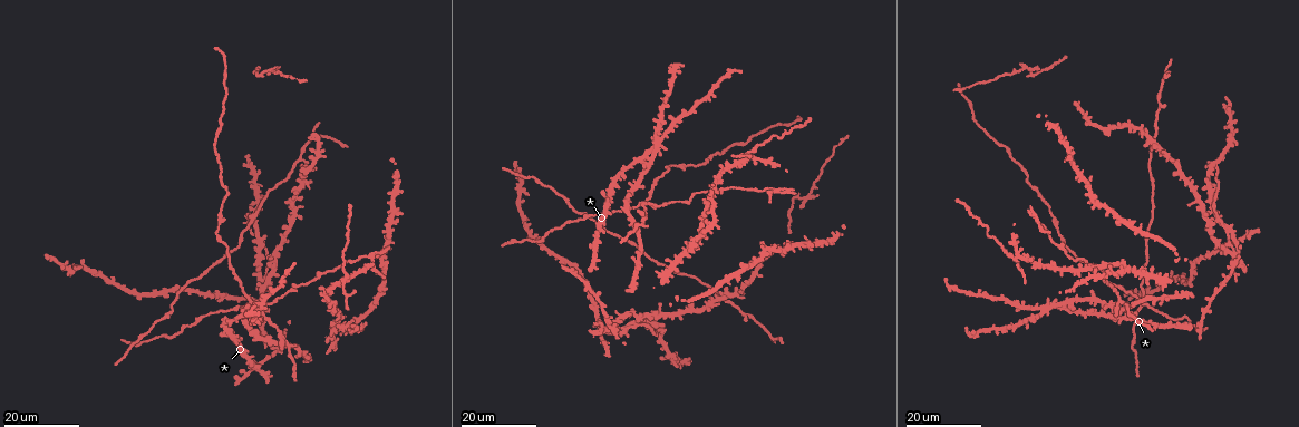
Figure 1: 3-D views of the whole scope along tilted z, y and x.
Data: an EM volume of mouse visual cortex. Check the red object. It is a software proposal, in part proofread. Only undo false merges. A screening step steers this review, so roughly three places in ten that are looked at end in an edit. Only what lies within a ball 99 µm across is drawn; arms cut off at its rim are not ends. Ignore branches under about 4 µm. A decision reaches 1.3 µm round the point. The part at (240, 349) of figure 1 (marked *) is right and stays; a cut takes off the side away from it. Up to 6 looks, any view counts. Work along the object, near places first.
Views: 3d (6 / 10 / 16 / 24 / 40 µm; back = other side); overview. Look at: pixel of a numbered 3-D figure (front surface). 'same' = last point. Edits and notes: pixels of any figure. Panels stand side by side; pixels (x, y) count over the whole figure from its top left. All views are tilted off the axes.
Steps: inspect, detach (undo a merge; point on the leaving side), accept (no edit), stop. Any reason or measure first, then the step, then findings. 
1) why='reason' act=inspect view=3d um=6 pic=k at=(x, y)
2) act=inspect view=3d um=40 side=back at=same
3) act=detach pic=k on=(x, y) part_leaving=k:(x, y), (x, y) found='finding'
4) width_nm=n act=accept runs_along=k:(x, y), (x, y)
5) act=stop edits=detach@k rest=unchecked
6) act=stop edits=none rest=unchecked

why='thin arm on a thick one' act=inspect view=3d um=16 pic=1 at=(641, 202)

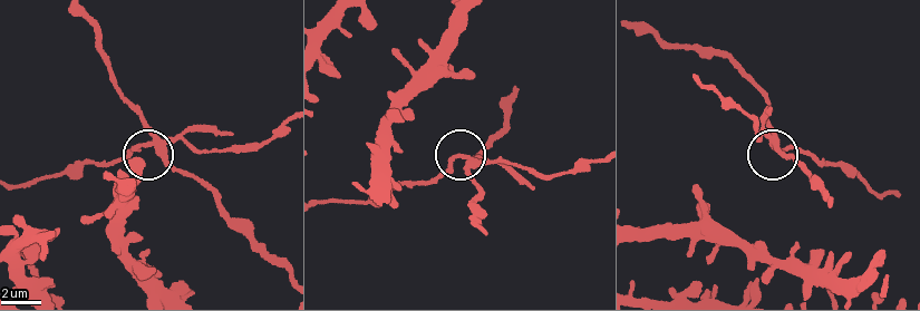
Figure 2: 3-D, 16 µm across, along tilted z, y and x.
why='closer look' act=inspect view=3d um=6 pic=2 at=(460, 156)

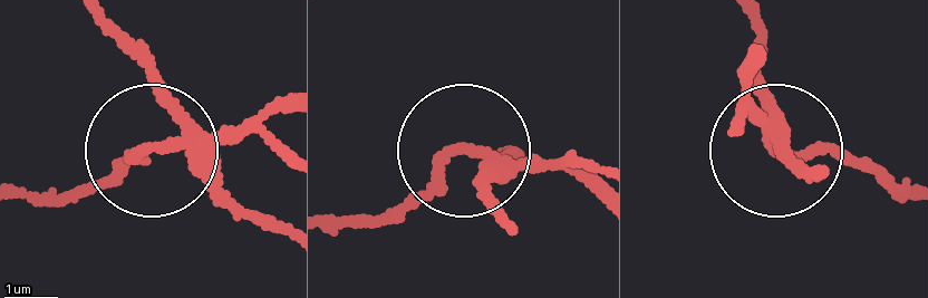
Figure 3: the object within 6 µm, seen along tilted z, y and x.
side_arm_um=116 act=detach pic=3 on=(125, 156) part_leaving=3:(201, 142), (247, 127), (288, 150) found='a second neuron is stuck on'

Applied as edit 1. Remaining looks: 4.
act=inspect view=overview

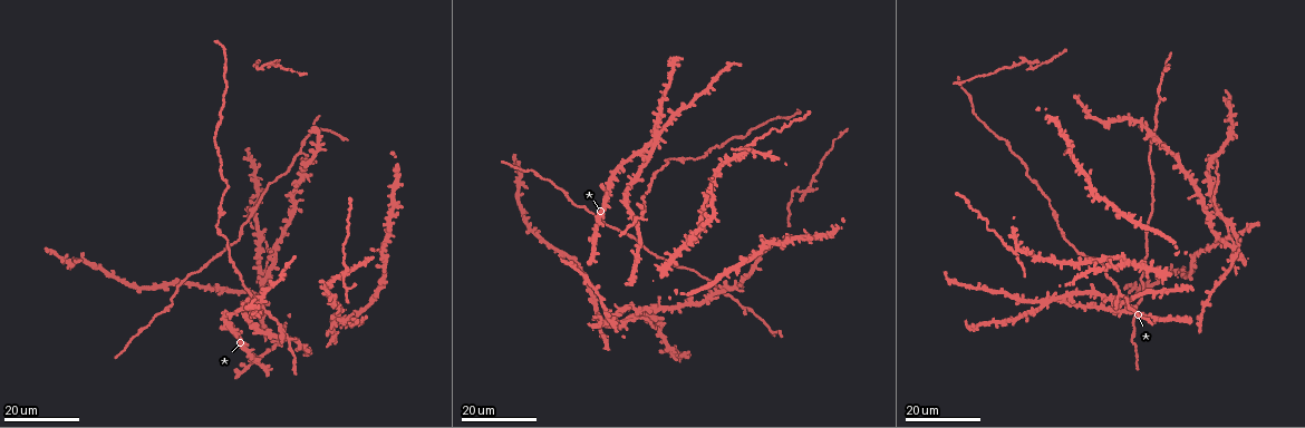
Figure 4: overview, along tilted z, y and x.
why='side arm on a straight run' act=inspect view=3d um=16 pic=4 at=(1058, 222)

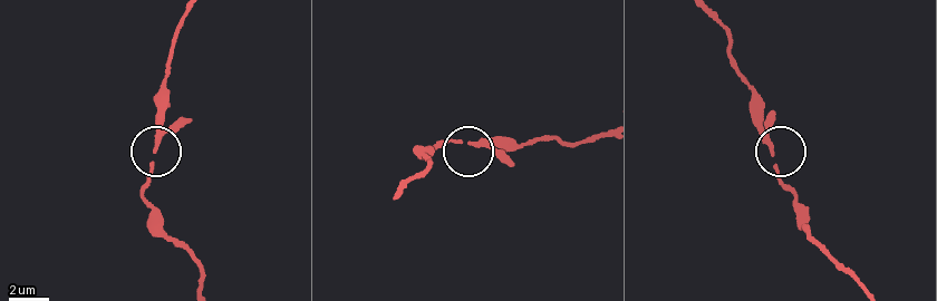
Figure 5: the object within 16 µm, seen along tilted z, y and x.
act=inspect view=3d um=10 pic=5 at=(157, 138)

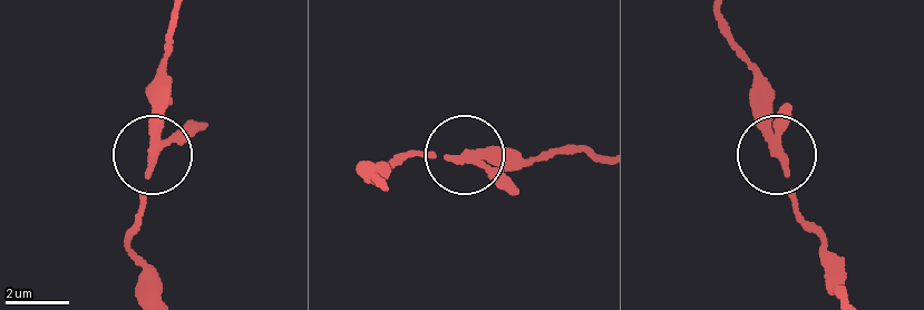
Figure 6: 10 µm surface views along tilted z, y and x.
act=accept runs_along=6:(159, 292), (157, 277), (130, 242), (145, 197), (157, 78) found='all the same neuron'

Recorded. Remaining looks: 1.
act=stop edits=detach@3 rest=unchecked

